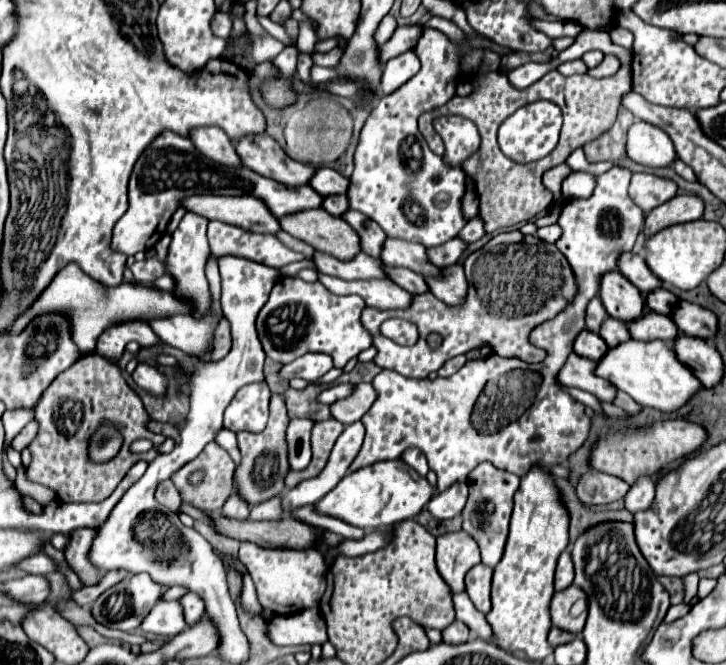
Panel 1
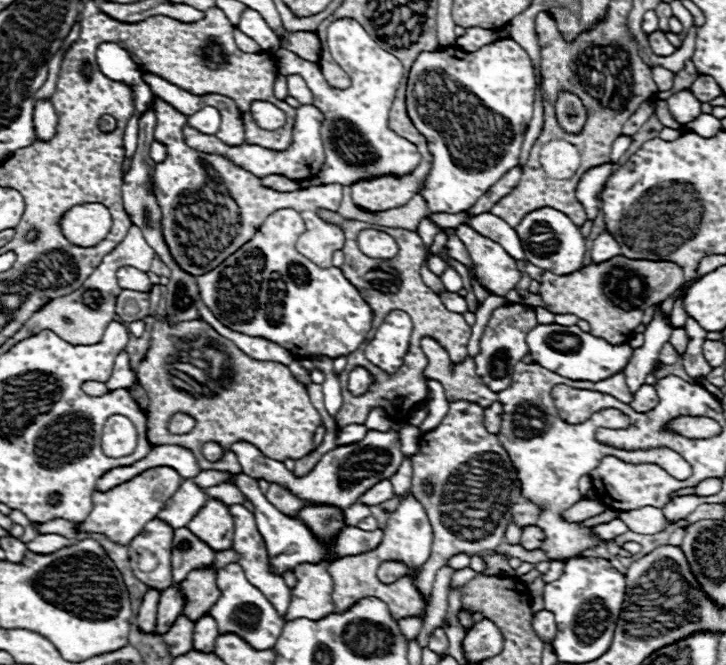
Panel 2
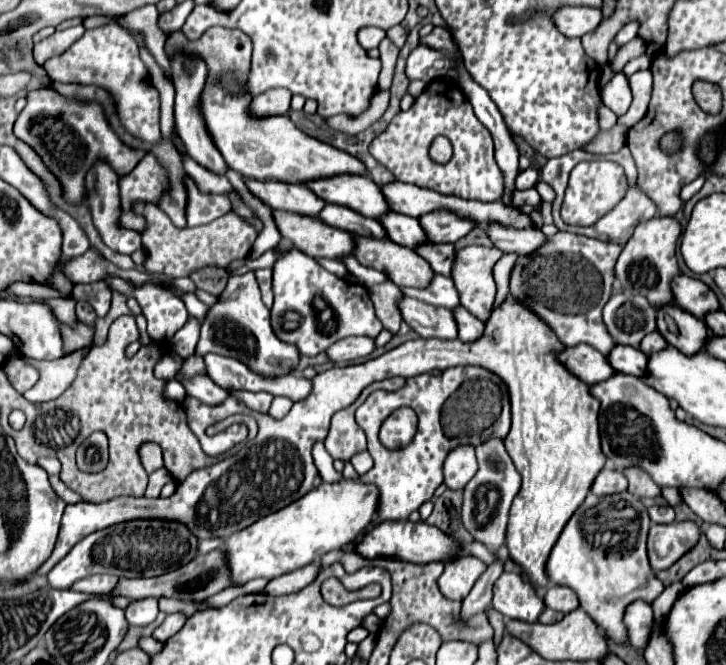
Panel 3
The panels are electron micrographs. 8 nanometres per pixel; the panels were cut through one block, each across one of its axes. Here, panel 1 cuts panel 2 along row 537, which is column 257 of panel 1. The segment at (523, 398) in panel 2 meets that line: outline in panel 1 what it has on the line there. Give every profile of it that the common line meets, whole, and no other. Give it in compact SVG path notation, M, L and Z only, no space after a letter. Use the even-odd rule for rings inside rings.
M240 542L238 558L248 568L256 584L260 604L278 616L296 614L300 610L318 606L326 590L326 564L322 554L314 550L270 550L258 544Z

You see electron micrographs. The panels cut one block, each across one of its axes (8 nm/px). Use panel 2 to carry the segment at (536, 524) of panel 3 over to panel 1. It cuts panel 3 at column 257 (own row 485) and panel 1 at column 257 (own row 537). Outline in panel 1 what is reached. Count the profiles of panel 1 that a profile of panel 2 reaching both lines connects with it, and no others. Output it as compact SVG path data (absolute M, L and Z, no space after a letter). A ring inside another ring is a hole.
M272 394L270 398L272 408L270 408L270 420L268 426L260 434L250 434L250 432L238 432L238 448L242 454L242 460L234 472L234 488L250 506L256 506L264 500L270 500L278 494L284 492L286 484L286 474L290 472L288 464L288 446L286 446L286 426L288 426L288 414L286 414L286 404L278 394Z

